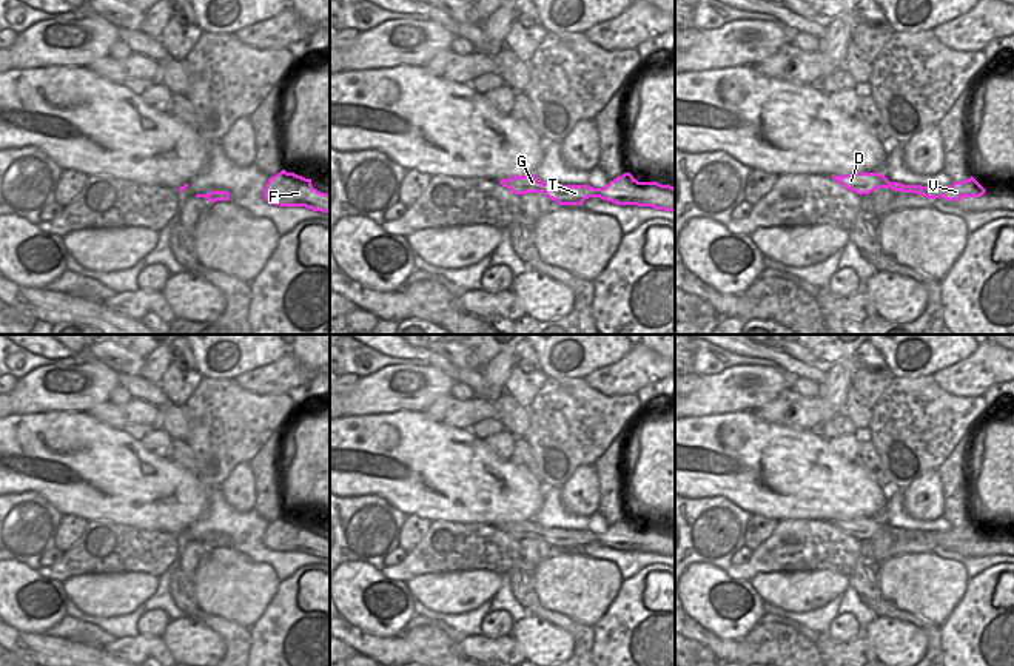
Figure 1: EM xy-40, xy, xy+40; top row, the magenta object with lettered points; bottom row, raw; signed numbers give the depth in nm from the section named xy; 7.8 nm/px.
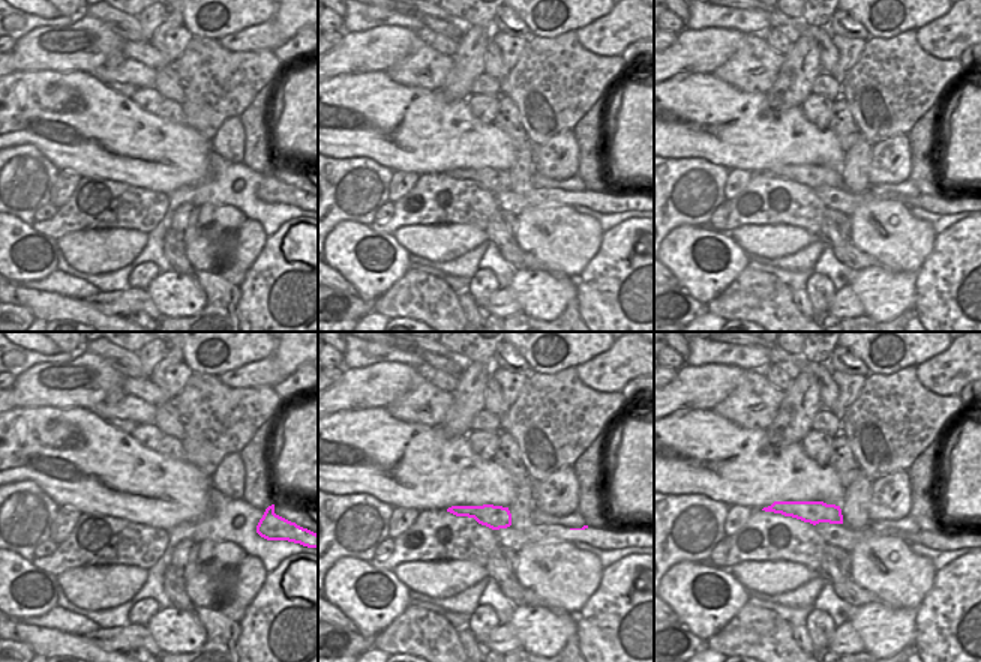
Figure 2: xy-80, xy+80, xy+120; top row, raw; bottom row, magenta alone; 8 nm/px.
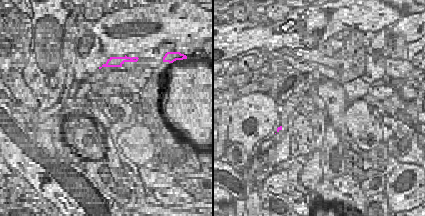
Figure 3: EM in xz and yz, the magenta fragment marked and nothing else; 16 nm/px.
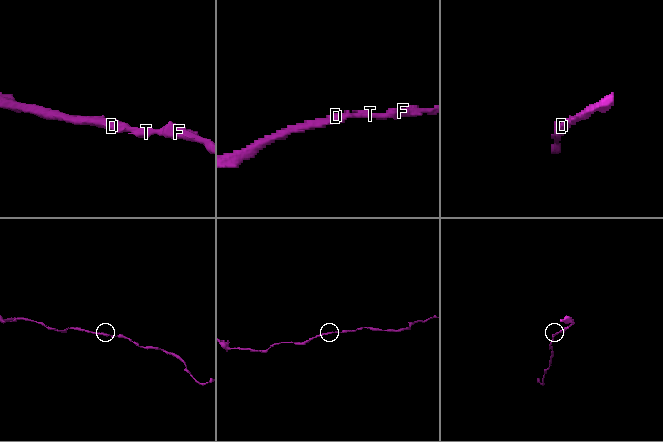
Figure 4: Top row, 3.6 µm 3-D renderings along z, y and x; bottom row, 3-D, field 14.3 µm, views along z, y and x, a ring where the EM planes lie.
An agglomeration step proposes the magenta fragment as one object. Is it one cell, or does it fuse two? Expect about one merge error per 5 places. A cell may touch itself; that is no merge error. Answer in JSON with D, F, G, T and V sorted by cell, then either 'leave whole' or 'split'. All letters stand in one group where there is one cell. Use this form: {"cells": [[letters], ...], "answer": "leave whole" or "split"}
{"cells": [["D", "F", "G", "T", "V"]], "answer": "leave whole"}

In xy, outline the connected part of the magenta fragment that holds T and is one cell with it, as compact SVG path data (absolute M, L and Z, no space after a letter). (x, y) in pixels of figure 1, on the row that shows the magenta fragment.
M630 173L610 180L604 188L590 185L561 185L541 182L535 174L512 176L499 180L515 194L544 193L559 205L581 205L589 197L599 197L615 205L652 207L675 211L675 188L658 182L638 182Z

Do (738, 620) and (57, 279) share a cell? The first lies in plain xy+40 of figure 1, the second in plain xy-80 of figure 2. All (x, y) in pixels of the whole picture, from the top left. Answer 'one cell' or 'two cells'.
two cells

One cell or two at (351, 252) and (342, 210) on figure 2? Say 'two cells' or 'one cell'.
two cells

